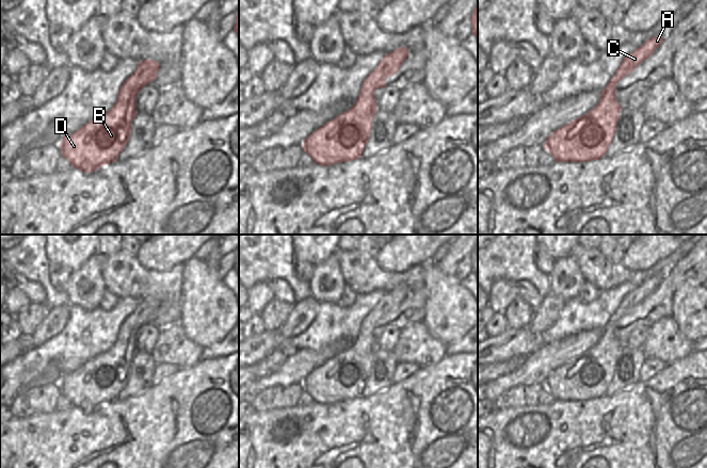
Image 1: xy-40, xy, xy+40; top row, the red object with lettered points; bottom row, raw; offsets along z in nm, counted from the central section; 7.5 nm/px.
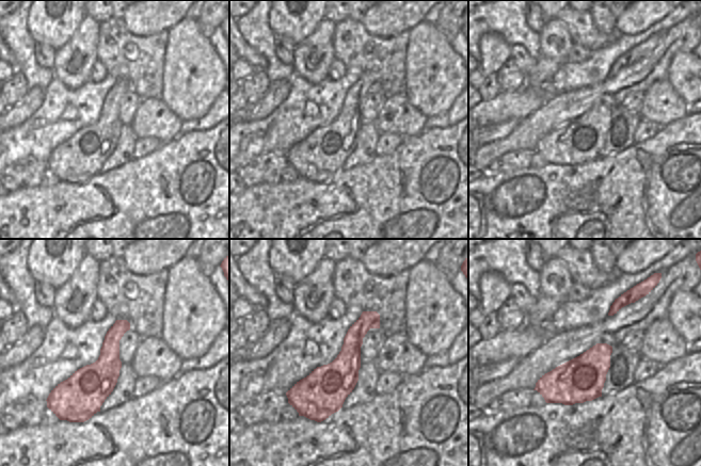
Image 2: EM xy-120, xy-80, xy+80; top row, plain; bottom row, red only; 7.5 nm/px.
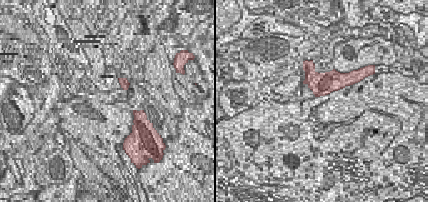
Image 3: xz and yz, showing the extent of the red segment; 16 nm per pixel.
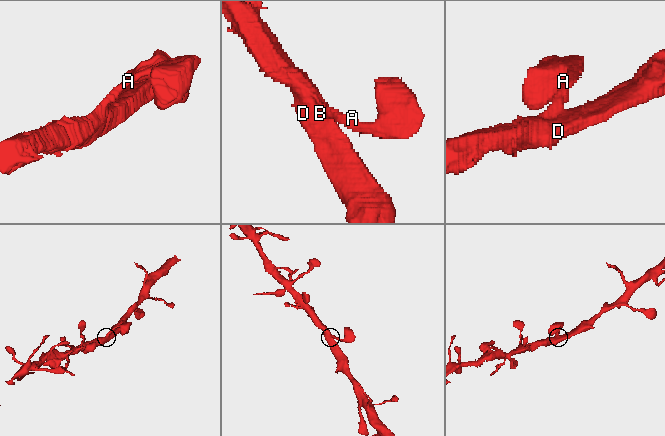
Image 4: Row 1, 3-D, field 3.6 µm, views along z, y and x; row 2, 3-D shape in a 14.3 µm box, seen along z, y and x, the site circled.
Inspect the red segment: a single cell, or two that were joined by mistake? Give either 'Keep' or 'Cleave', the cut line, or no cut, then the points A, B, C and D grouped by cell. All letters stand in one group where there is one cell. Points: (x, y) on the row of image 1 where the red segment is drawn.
Keep. No split. Groups: A B C D.

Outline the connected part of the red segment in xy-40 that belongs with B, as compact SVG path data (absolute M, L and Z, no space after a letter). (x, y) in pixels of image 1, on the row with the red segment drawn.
M154 60L141 61L135 71L120 86L114 106L107 113L92 119L73 134L63 136L59 144L61 156L66 158L73 167L83 173L92 173L100 166L116 162L118 155L129 140L131 123L138 113L135 110L135 97L146 84L157 78L158 70L158 62Z

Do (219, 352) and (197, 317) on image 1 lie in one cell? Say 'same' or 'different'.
different

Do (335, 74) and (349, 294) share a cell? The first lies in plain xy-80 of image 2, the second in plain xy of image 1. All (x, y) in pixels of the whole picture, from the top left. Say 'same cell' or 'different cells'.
same cell

